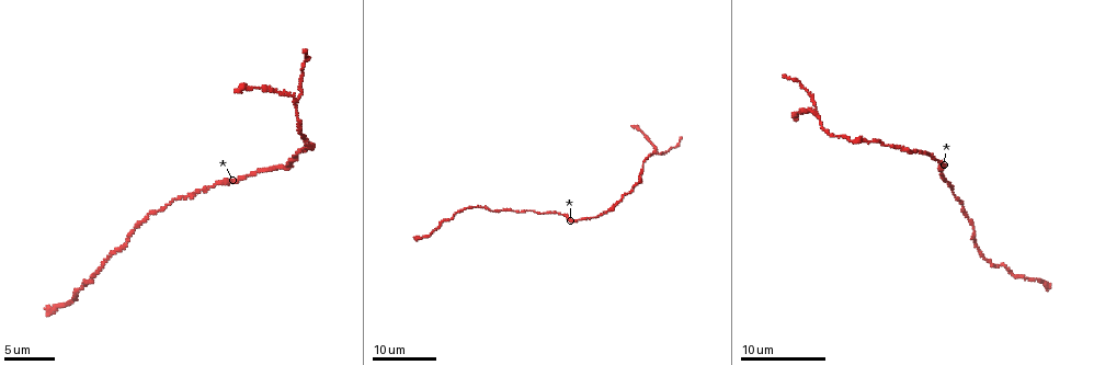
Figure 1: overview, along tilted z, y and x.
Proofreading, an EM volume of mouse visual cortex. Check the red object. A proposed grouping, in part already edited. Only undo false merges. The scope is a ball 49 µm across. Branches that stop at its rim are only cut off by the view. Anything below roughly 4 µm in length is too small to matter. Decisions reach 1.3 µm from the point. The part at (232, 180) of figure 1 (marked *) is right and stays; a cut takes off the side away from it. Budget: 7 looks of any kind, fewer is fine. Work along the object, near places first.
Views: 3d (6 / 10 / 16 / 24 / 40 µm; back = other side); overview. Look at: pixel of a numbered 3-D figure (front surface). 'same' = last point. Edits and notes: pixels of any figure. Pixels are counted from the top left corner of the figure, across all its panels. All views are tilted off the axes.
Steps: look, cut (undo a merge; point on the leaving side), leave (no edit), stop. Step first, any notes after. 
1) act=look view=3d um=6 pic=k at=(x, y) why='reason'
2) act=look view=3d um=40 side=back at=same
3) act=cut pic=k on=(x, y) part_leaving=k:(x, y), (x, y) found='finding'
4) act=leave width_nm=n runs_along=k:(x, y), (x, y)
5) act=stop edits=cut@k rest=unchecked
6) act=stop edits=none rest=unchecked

act=look view=3d um=16 pic=1 at=(294, 99) why='arms part here'

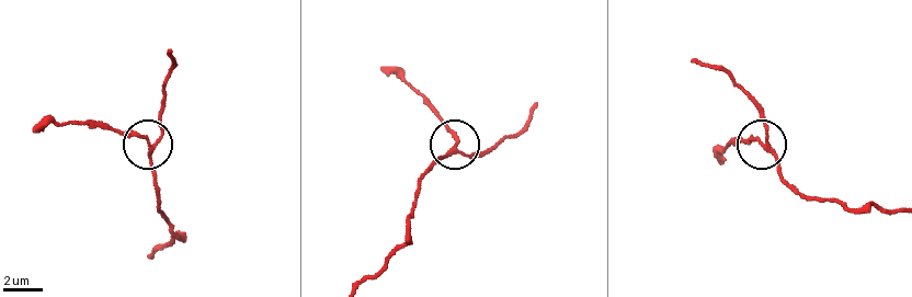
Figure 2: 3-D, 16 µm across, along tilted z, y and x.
act=look view=3d um=6 pic=2 at=(150, 146) why='zoom in'

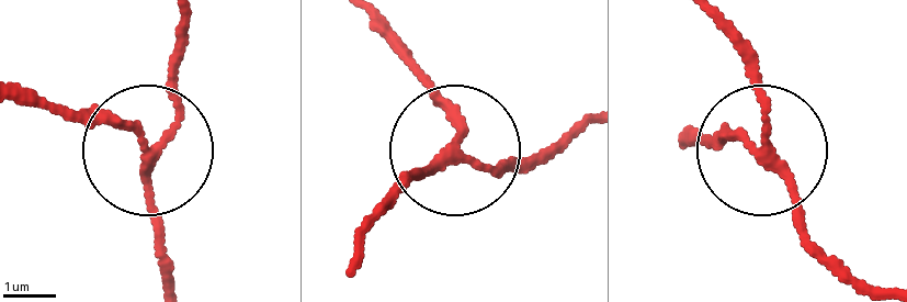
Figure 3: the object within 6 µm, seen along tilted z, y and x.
act=leave runs_along=3:(862, 284), (809, 234), (741, 29) found='continuous, no second neuron'

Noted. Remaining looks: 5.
act=look view=3d um=24 pic=1 at=(306, 143) why='calibre changes'

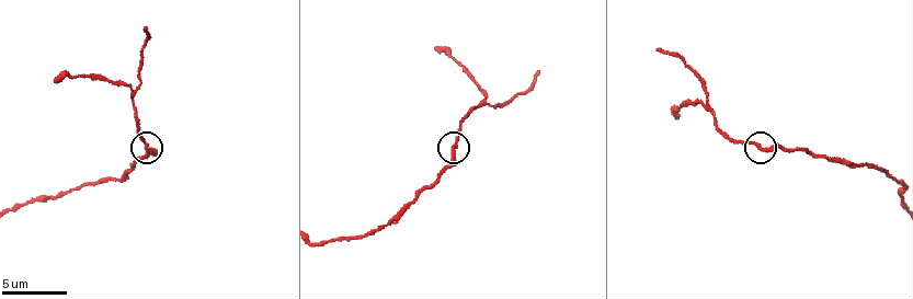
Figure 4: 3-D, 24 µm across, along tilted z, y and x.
act=look view=3d um=10 pic=4 at=(453, 149)

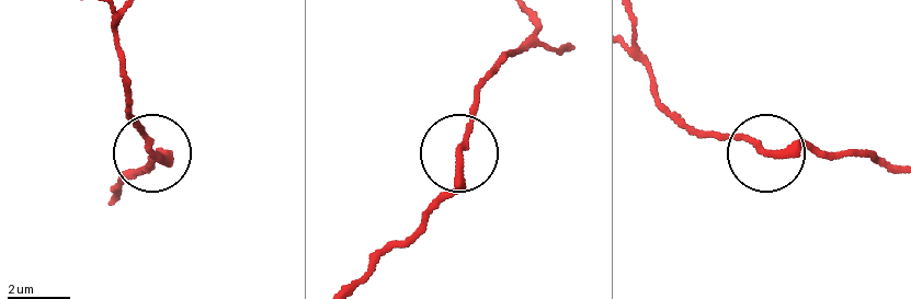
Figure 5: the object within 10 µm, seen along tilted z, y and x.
act=leave width_nm=200 runs_along=5:(114, 191), (158, 156), (124, 111) found='all the same neuron'

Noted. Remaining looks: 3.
act=look view=3d um=10 pic=4 at=(129, 171) why='calibre changes'

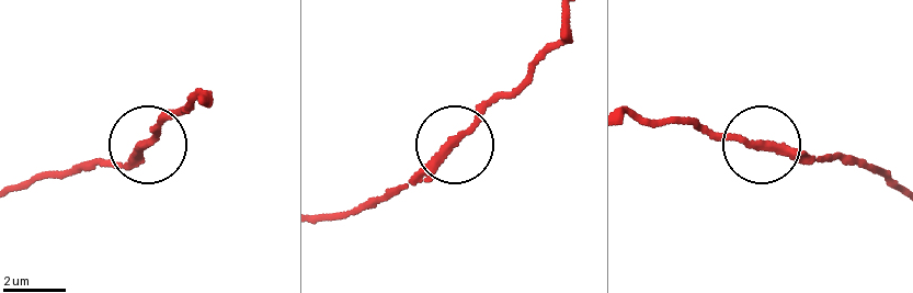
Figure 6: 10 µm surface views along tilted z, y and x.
act=leave runs_along=6:(894, 189), (832, 154), (800, 156), (666, 123) found='one neuron here'

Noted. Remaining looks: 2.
act=look view=3d um=16 pic=1 at=(492, 211) why='thin neck'

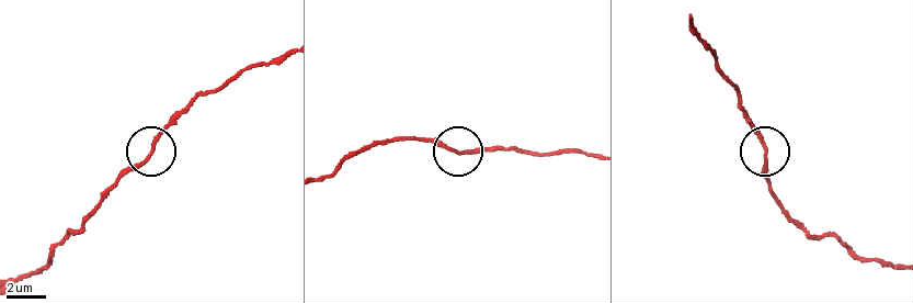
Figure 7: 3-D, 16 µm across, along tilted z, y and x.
act=look view=3d um=10 pic=7 at=(763, 149) why='zoom in'

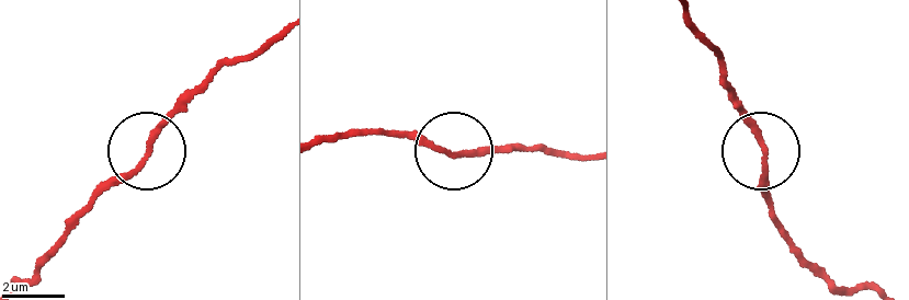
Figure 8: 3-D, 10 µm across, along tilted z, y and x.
act=leave width_nm=160 found='continuous, no second neuron'

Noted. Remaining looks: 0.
act=stop edits=none rest=unchecked

